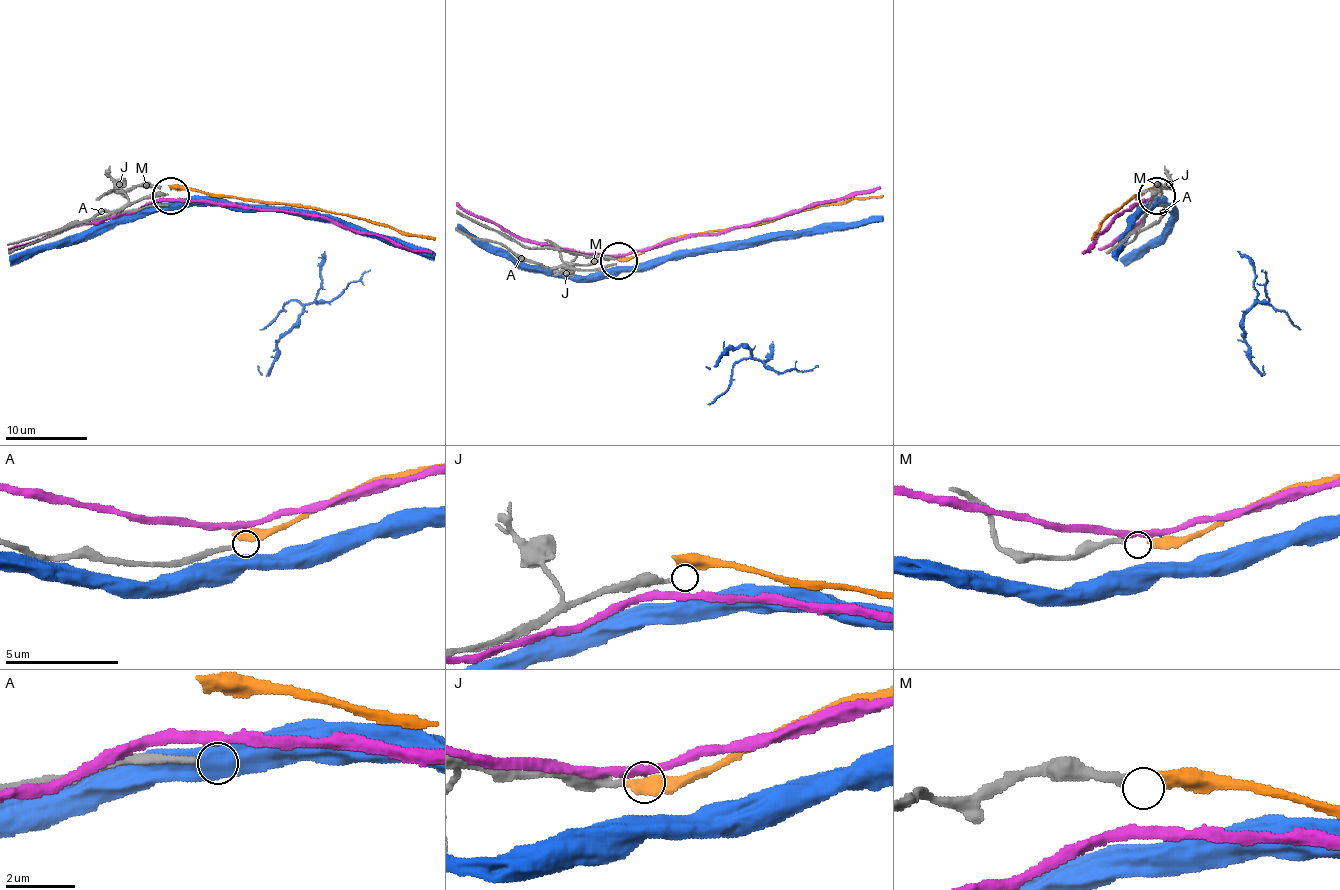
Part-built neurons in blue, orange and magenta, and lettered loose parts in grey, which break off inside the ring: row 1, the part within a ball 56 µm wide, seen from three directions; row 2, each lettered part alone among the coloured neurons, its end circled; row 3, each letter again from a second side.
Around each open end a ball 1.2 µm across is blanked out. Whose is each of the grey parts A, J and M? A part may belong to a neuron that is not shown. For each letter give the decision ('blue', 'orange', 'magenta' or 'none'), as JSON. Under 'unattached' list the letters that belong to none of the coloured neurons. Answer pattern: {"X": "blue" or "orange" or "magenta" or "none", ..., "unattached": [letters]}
{"A": "none", "J": "none", "M": "orange", "unattached": ["A", "J"]}

